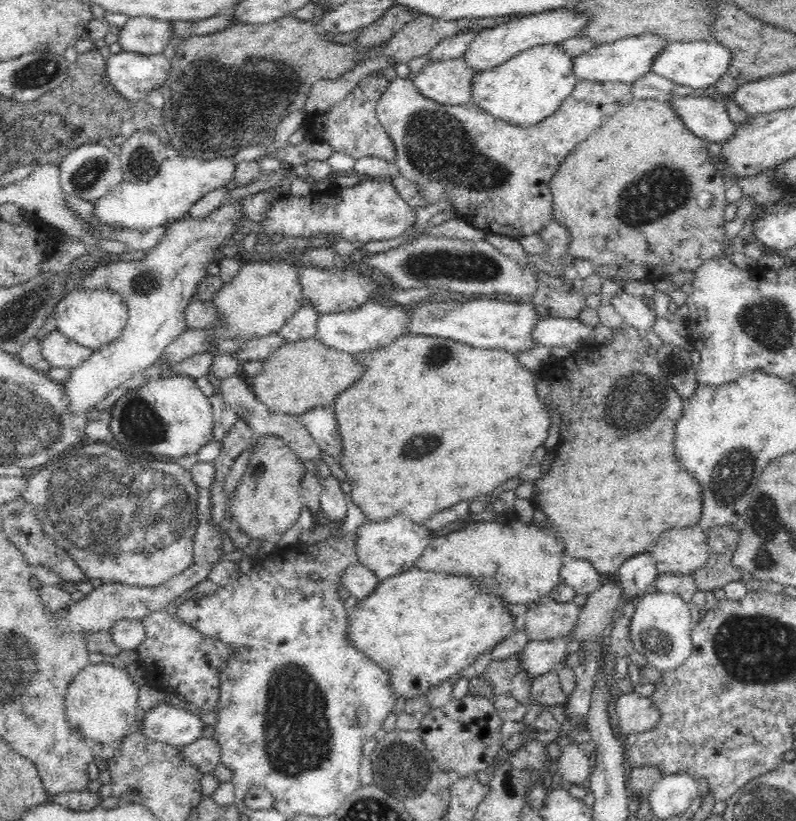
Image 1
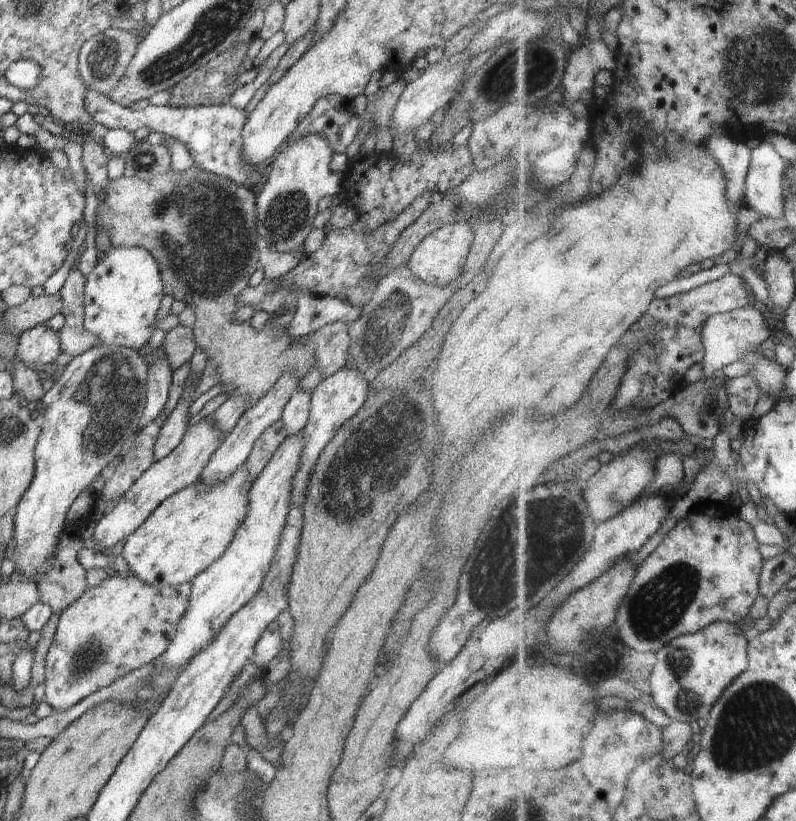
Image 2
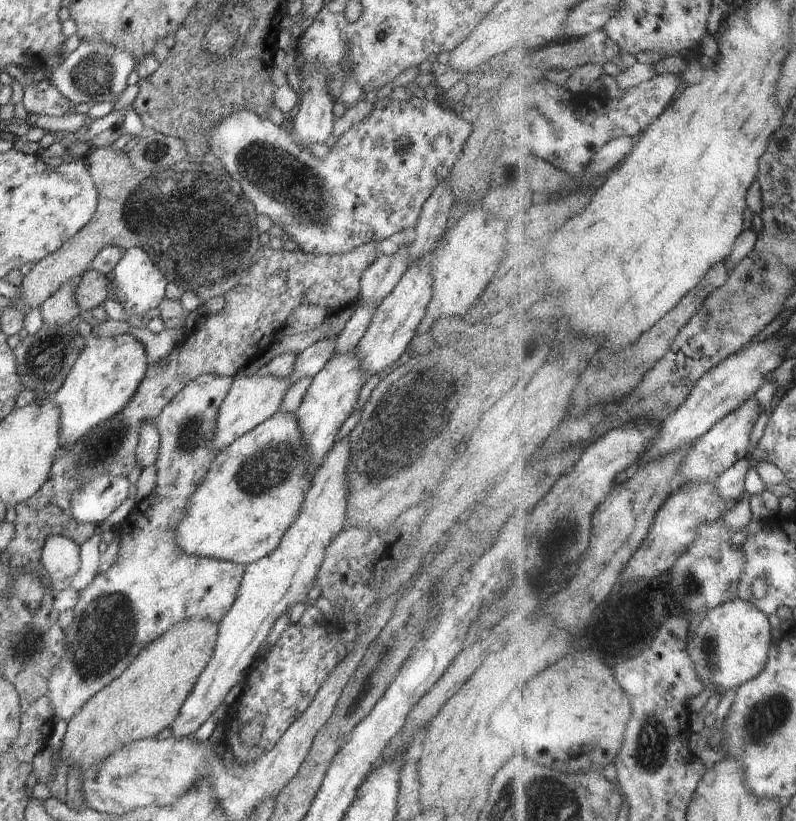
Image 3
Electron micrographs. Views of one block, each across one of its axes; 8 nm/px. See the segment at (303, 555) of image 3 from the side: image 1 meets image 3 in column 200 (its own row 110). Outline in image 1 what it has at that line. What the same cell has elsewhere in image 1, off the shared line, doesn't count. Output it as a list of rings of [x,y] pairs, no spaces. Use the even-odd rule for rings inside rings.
[[[672,92],[668,95],[667,102],[686,128],[698,138],[719,144],[735,133],[736,124],[728,117],[726,102],[719,96],[679,96]]]

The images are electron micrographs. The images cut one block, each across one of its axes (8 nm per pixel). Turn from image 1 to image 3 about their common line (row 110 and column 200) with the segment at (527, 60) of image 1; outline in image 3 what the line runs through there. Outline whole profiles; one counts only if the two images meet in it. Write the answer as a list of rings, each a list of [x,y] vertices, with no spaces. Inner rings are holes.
[[[278,411],[243,434],[226,449],[220,450],[206,478],[190,497],[185,516],[174,528],[177,545],[186,554],[232,561],[243,566],[268,556],[278,548],[282,537],[301,513],[304,497],[313,479],[307,465],[310,457],[311,452],[294,413]]]

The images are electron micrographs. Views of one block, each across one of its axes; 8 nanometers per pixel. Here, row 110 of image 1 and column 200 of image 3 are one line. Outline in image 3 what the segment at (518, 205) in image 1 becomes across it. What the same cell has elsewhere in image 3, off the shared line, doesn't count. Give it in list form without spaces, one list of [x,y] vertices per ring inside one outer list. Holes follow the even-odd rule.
[[[218,374],[199,376],[178,392],[154,420],[161,438],[155,462],[157,483],[151,493],[137,502],[121,522],[117,535],[119,551],[116,562],[106,572],[99,572],[94,580],[79,592],[78,604],[73,608],[74,620],[64,630],[66,652],[56,666],[51,666],[52,672],[47,680],[55,721],[69,721],[80,712],[90,698],[118,678],[150,642],[162,636],[175,622],[192,617],[220,622],[234,604],[245,567],[232,561],[186,554],[177,545],[177,532],[174,530],[189,508],[190,497],[198,490],[218,456],[219,450],[211,449],[211,445],[219,409],[232,381],[233,377],[221,377]]]

